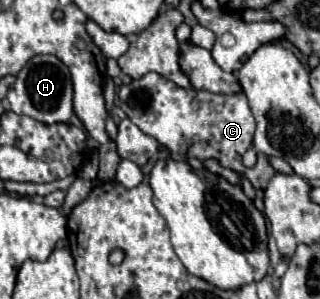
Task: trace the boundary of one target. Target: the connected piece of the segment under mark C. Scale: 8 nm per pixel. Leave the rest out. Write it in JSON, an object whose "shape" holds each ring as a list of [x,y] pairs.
{"shape":[[[147,73],[119,89],[119,107],[143,133],[169,147],[171,153],[187,155],[195,145],[209,145],[209,159],[217,159],[223,167],[241,173],[255,189],[265,189],[277,173],[269,165],[267,157],[259,157],[253,169],[241,163],[241,157],[251,147],[255,133],[255,119],[241,87],[231,95],[209,93],[193,87],[179,87],[159,73]]]}

